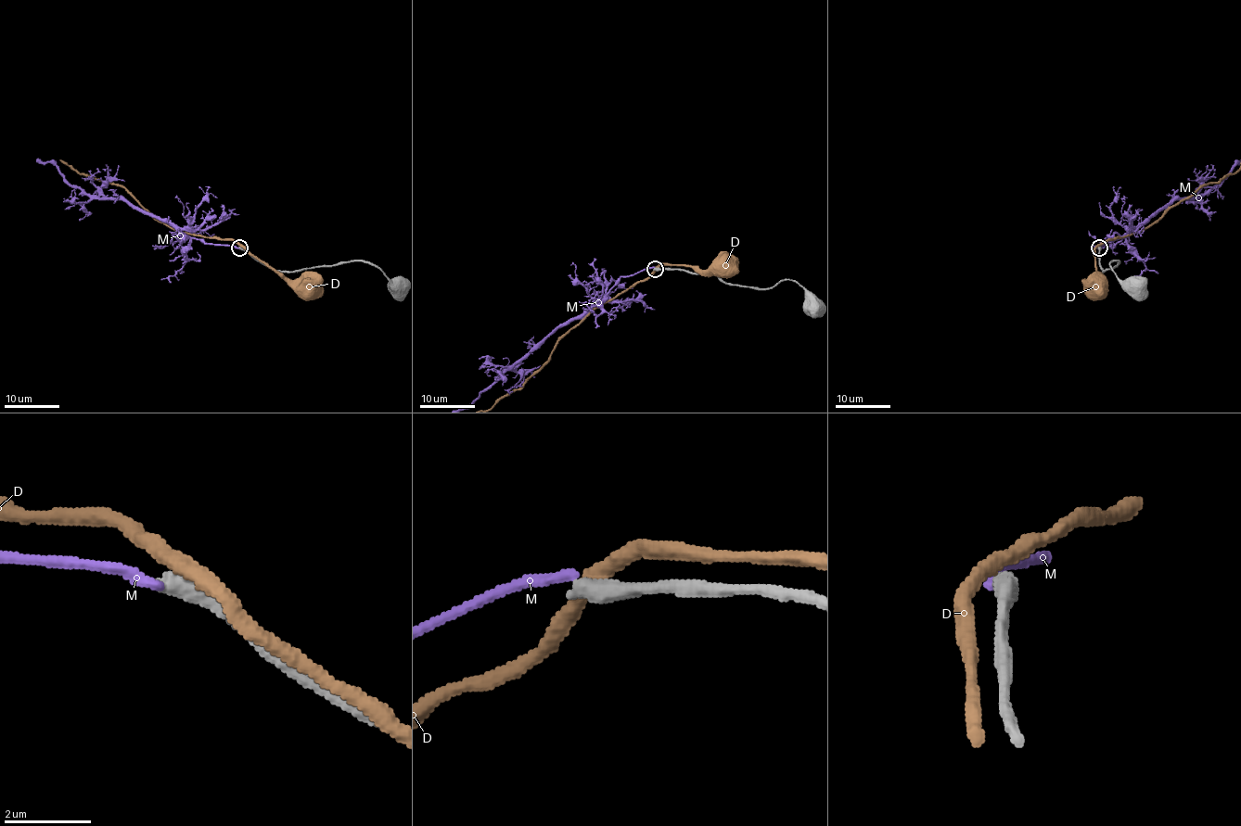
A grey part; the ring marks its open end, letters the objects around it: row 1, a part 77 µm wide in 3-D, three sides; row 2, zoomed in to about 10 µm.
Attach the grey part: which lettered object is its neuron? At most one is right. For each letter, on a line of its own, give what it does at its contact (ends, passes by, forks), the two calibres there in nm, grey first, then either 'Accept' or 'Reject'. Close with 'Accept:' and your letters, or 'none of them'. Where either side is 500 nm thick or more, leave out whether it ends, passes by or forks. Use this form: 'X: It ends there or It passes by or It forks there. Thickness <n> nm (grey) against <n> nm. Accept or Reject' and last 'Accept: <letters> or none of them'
D: Thickness 550 nm (grey) against 400 nm. Reject
M: It ends there. Thickness 480 nm (grey) against 240 nm. Reject
Accept: none of them

